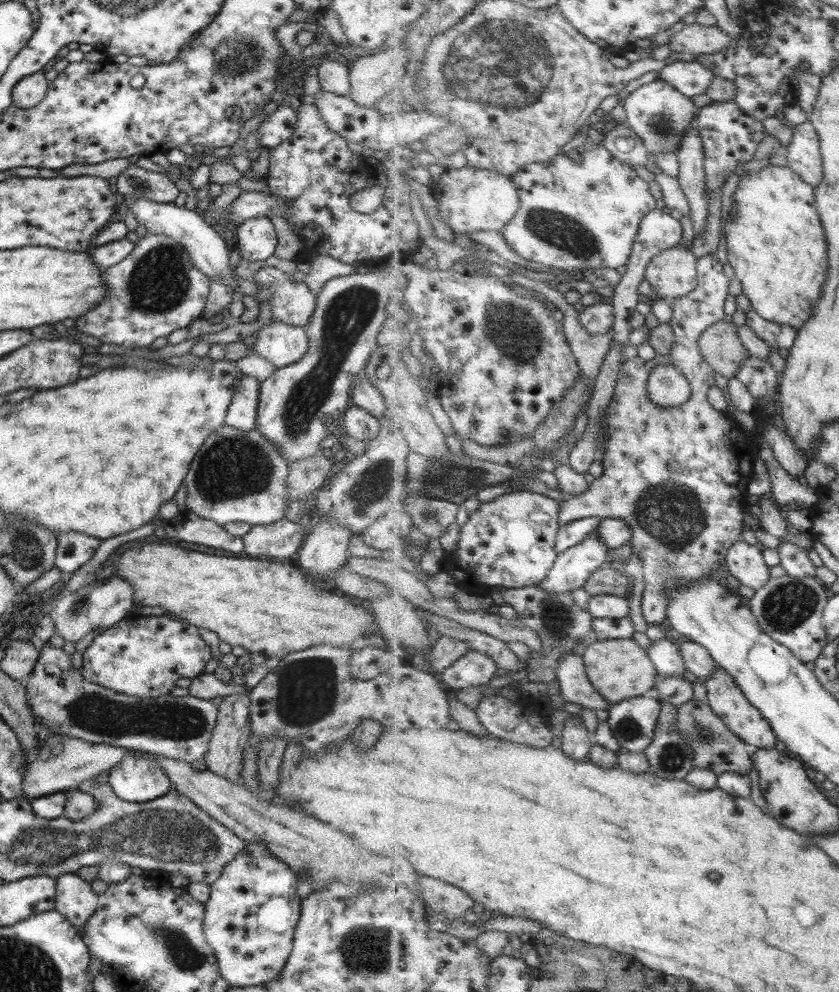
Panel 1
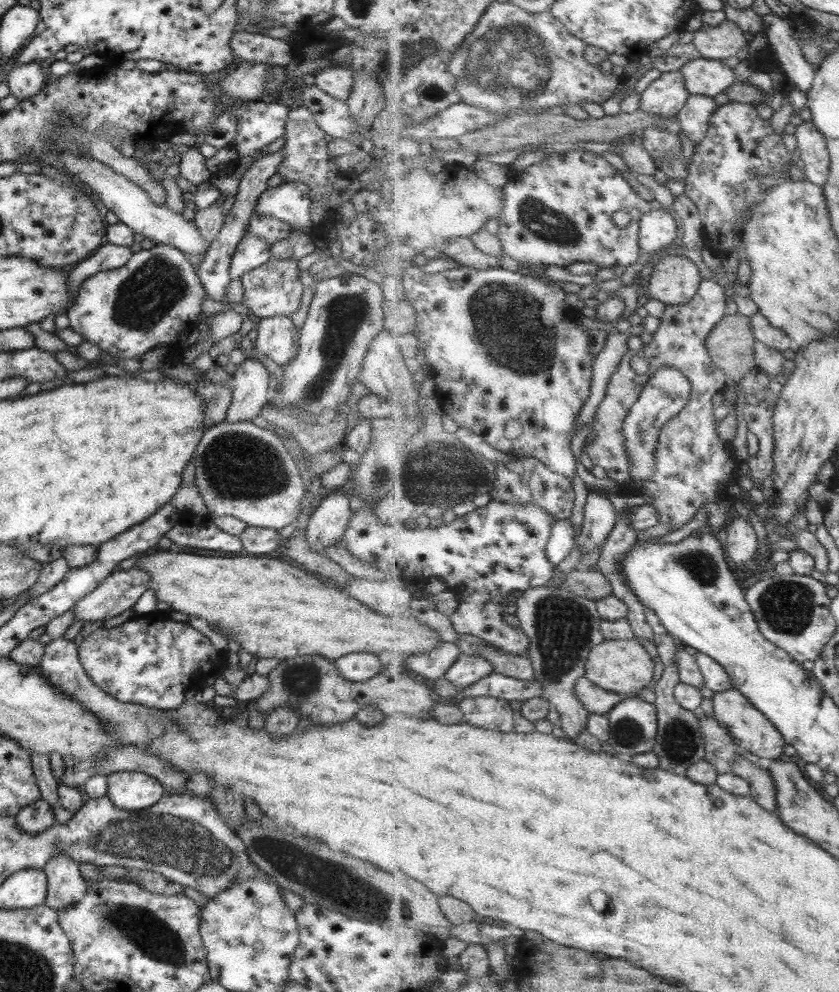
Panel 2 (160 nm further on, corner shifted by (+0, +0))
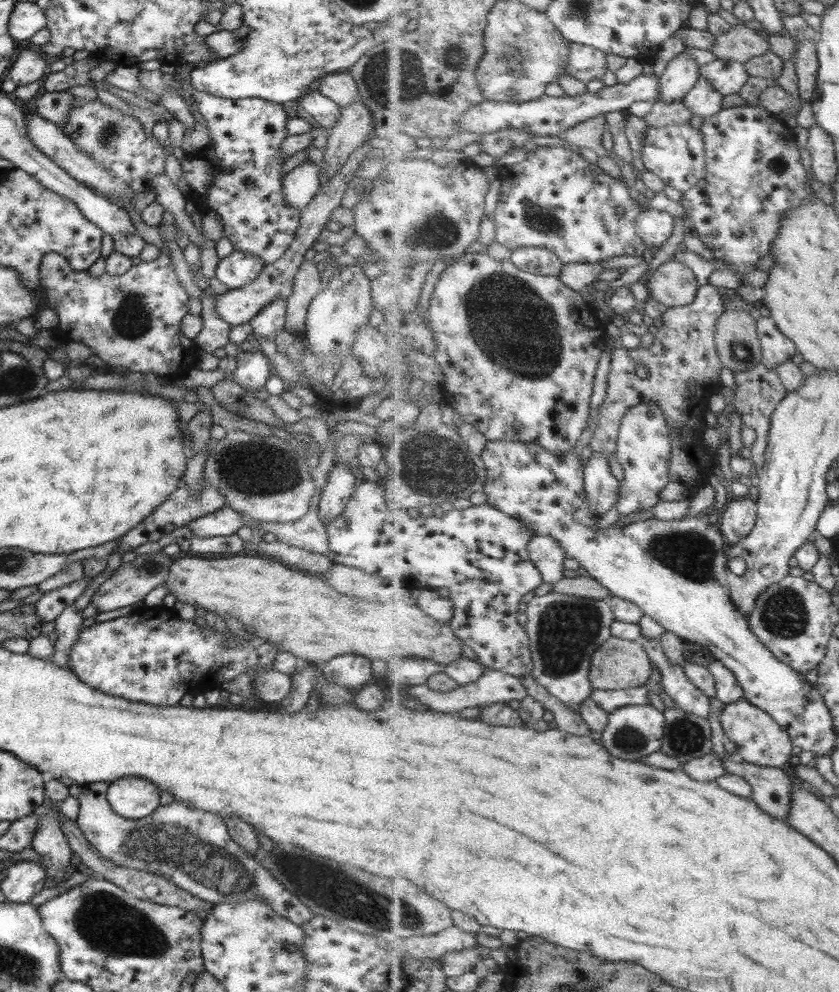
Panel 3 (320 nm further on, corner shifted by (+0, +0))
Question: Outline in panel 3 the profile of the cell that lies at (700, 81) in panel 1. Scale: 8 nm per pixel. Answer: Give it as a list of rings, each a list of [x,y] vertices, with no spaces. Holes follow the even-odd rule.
[[[715,60],[700,66],[701,77],[709,79],[710,85],[722,95],[737,94],[749,80],[749,73],[742,62]]]

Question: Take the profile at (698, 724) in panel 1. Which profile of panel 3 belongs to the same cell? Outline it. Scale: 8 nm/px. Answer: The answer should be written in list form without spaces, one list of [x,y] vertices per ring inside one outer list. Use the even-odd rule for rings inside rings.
[[[720,756],[725,768],[729,773],[743,777],[754,790],[753,799],[761,810],[768,811],[775,818],[787,822],[792,807],[792,792],[794,789],[794,779],[787,775],[785,770],[773,766],[759,766],[743,760],[733,760],[730,756]]]

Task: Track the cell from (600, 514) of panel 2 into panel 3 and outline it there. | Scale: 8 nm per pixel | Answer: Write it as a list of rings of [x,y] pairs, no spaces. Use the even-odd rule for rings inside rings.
[[[593,452],[584,470],[589,506],[597,518],[616,507],[620,498],[621,481],[611,474],[607,457]]]

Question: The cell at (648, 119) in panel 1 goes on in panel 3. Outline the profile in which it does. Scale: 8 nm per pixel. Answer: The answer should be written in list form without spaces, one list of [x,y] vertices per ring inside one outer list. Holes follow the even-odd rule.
[[[681,51],[668,62],[660,76],[660,100],[675,102],[684,99],[701,76],[700,65],[695,58]]]

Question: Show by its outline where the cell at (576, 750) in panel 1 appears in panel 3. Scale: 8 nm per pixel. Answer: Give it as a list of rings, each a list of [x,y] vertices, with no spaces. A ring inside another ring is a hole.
[[[553,590],[534,596],[527,603],[525,614],[534,662],[532,675],[559,700],[580,712],[580,706],[592,696],[593,685],[589,676],[593,653],[613,635],[616,614],[610,599],[583,598]]]

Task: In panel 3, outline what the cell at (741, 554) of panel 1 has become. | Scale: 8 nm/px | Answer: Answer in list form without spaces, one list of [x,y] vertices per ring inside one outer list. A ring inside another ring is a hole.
[[[748,496],[725,504],[720,519],[721,532],[727,538],[728,546],[748,537],[755,528],[758,509],[755,500]]]

